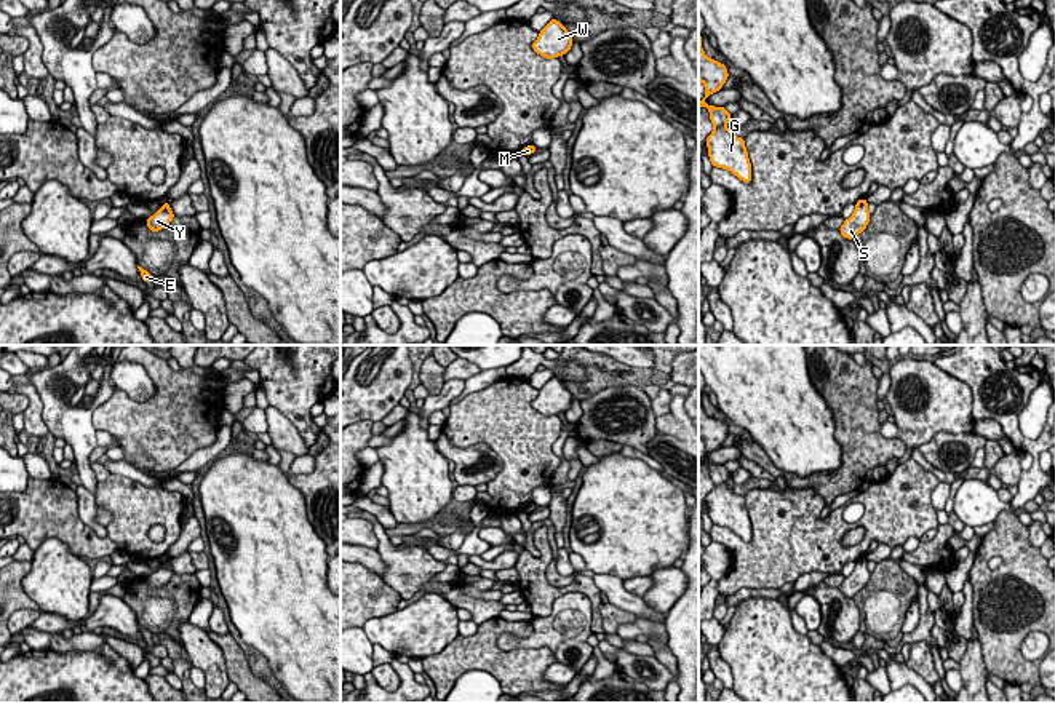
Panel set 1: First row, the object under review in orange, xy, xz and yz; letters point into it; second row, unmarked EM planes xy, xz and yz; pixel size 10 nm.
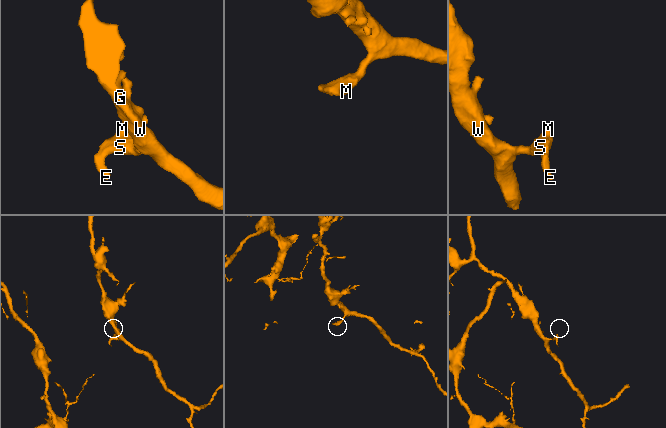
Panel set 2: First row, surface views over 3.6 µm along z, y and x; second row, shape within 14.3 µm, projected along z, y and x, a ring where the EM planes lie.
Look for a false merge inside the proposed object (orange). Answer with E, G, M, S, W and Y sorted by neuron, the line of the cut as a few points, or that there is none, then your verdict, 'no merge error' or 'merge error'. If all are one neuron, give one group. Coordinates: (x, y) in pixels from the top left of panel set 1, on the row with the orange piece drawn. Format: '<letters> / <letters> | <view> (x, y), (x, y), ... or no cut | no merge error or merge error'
E G M S W Y | no cut | no merge error

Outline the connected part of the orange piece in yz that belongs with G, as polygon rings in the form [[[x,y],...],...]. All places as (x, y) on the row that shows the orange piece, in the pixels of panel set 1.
[[[699,34],[699,81],[705,85],[705,97],[699,102],[699,109],[707,107],[713,123],[713,133],[705,139],[711,166],[727,169],[745,184],[750,184],[753,176],[745,137],[735,137],[732,129],[726,126],[732,120],[726,107],[705,102],[710,94],[723,89],[727,78],[727,67],[703,53],[702,34]]]

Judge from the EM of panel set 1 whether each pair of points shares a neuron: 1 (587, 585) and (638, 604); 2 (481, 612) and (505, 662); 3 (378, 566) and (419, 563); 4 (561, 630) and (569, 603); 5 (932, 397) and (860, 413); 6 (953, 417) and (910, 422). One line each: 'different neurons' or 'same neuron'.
1: different neurons
2: different neurons
3: different neurons
4: same neuron
5: different neurons
6: same neuron

